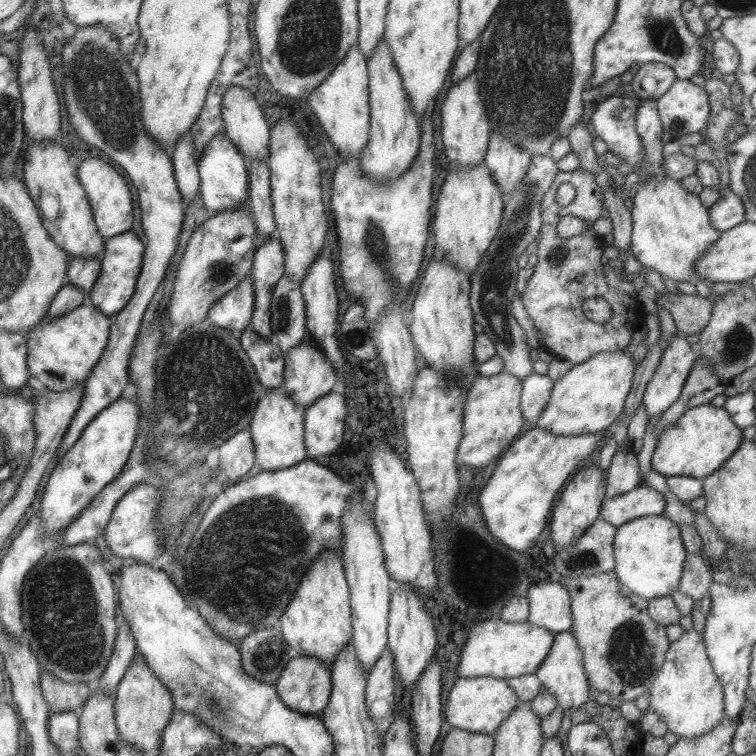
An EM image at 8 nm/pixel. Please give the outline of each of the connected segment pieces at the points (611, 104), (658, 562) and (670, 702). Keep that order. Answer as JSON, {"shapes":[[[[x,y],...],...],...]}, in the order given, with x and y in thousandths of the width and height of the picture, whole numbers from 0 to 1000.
{"shapes":[[[[813,123],[792,131],[783,151],[783,167],[787,169],[788,180],[802,188],[806,198],[819,204],[823,214],[839,221],[845,220],[852,206],[848,183],[841,172],[841,151],[845,139],[847,134],[839,126]]],[[[857,681],[816,697],[812,710],[813,758],[823,772],[856,796],[889,787],[898,778],[909,728],[898,694],[878,681]]],[[[918,829],[886,851],[880,874],[857,915],[861,923],[858,934],[877,950],[882,966],[898,976],[925,975],[940,967],[959,946],[955,903],[935,866],[930,839]]]]}

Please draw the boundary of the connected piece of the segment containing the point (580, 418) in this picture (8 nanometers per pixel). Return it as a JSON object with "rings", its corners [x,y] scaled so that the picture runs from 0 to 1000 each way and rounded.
{"rings":[[[824,464],[794,466],[770,481],[761,481],[743,500],[734,504],[730,522],[705,566],[718,566],[741,577],[808,569],[836,516],[841,483],[837,471]]]}

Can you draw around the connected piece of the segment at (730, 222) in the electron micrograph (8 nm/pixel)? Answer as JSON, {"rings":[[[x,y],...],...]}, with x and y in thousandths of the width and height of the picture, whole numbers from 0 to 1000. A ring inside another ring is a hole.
{"rings":[[[964,247],[952,249],[952,262],[938,275],[940,298],[952,306],[966,304],[985,294],[985,275],[981,263]]]}

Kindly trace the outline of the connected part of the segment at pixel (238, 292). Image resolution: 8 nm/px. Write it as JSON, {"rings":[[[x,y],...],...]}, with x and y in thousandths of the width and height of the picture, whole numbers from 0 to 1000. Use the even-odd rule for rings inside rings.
{"rings":[[[323,366],[311,382],[303,384],[278,406],[275,423],[283,431],[316,443],[332,430],[337,409],[335,370]]]}

